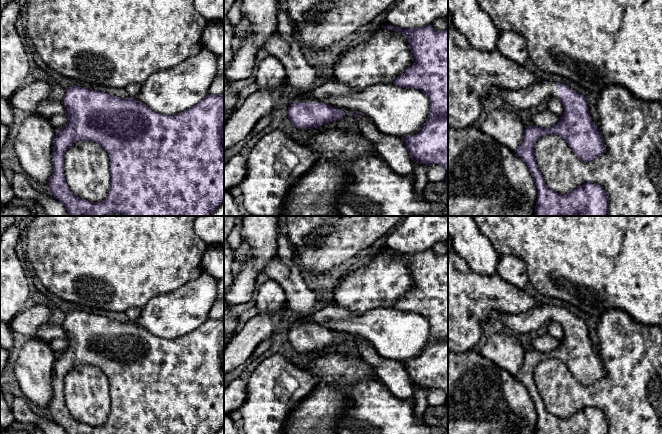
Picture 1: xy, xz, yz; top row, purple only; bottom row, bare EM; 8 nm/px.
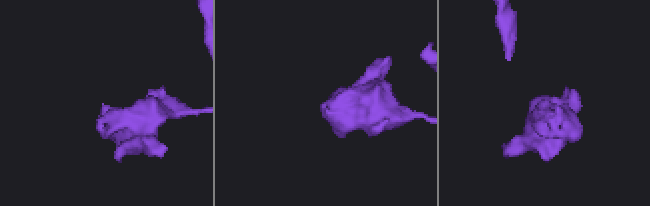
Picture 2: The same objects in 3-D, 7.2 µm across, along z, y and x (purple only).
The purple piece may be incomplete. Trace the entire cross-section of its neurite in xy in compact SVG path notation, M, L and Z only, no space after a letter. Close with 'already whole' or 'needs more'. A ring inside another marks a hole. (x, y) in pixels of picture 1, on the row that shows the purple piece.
M72 86L66 90L62 101L67 109L68 123L57 131L53 140L54 152L52 154L53 174L48 182L53 197L59 200L70 216L107 216L111 213L120 213L123 216L210 216L216 208L224 202L224 93L219 96L208 95L192 108L177 115L160 114L153 111L135 98L119 98L109 94L88 89L82 86ZM91 141L99 143L107 152L110 159L110 190L102 202L90 202L75 195L65 179L64 155L76 142Z | already whole

